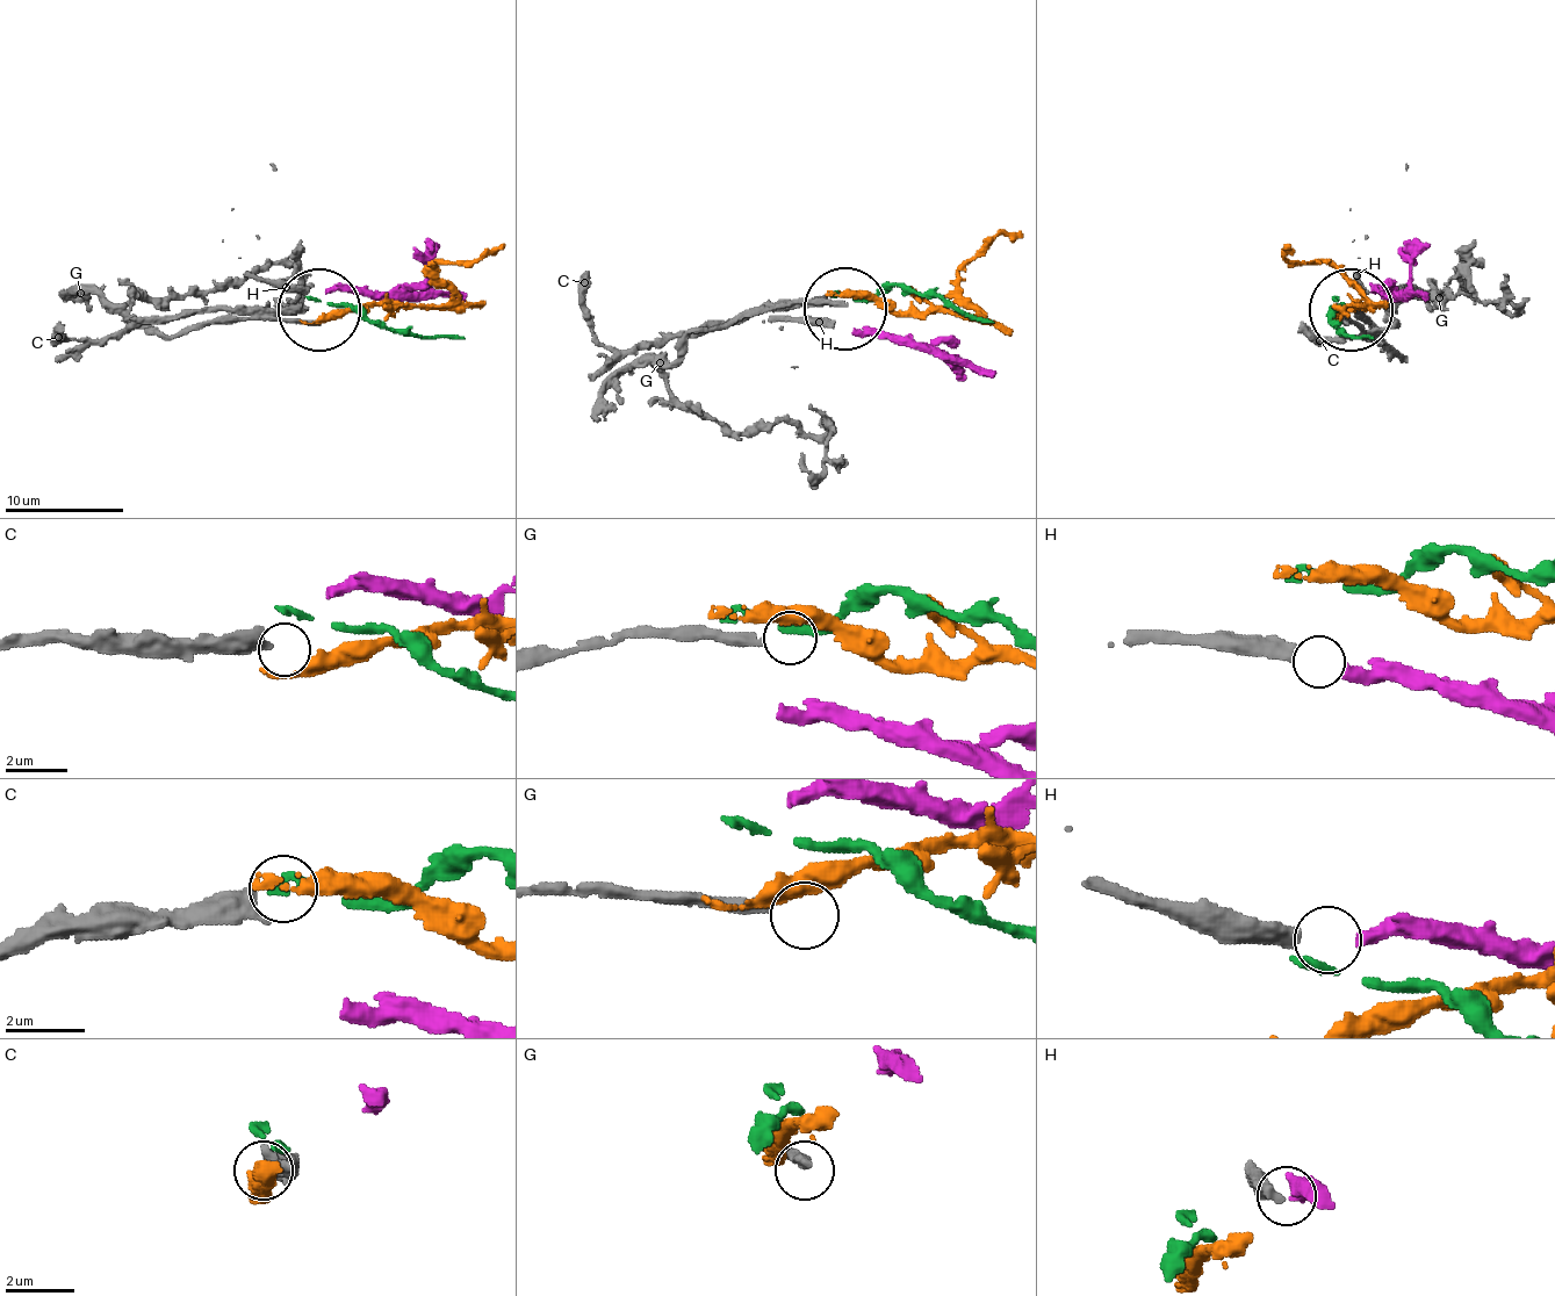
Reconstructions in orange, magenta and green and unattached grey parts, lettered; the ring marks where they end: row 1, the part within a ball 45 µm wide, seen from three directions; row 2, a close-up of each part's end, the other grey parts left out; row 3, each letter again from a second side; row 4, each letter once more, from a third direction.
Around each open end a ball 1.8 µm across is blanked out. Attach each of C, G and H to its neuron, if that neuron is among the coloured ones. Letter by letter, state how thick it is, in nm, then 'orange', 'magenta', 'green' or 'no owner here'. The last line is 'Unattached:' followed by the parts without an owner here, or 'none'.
C: 480 nm | no owner here
G: 340 nm | no owner here
H: 440 nm | magenta
Unattached: C, G

